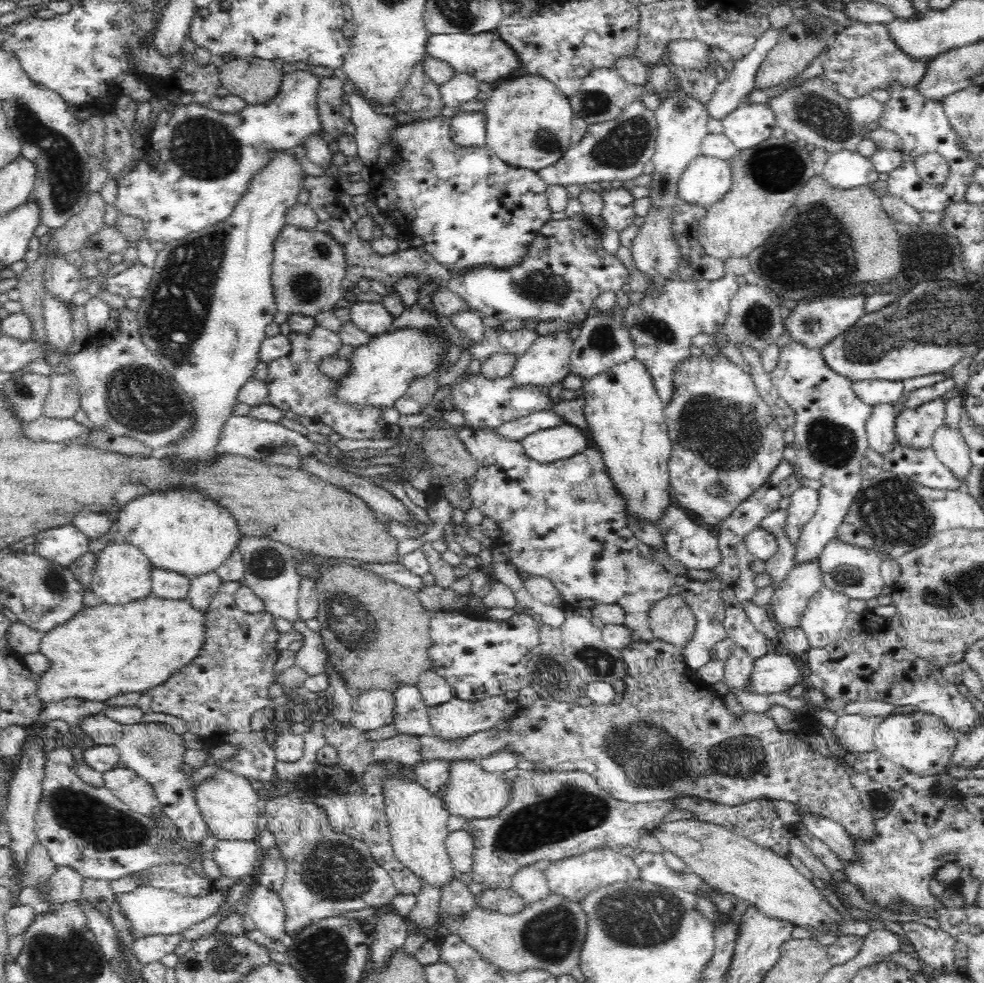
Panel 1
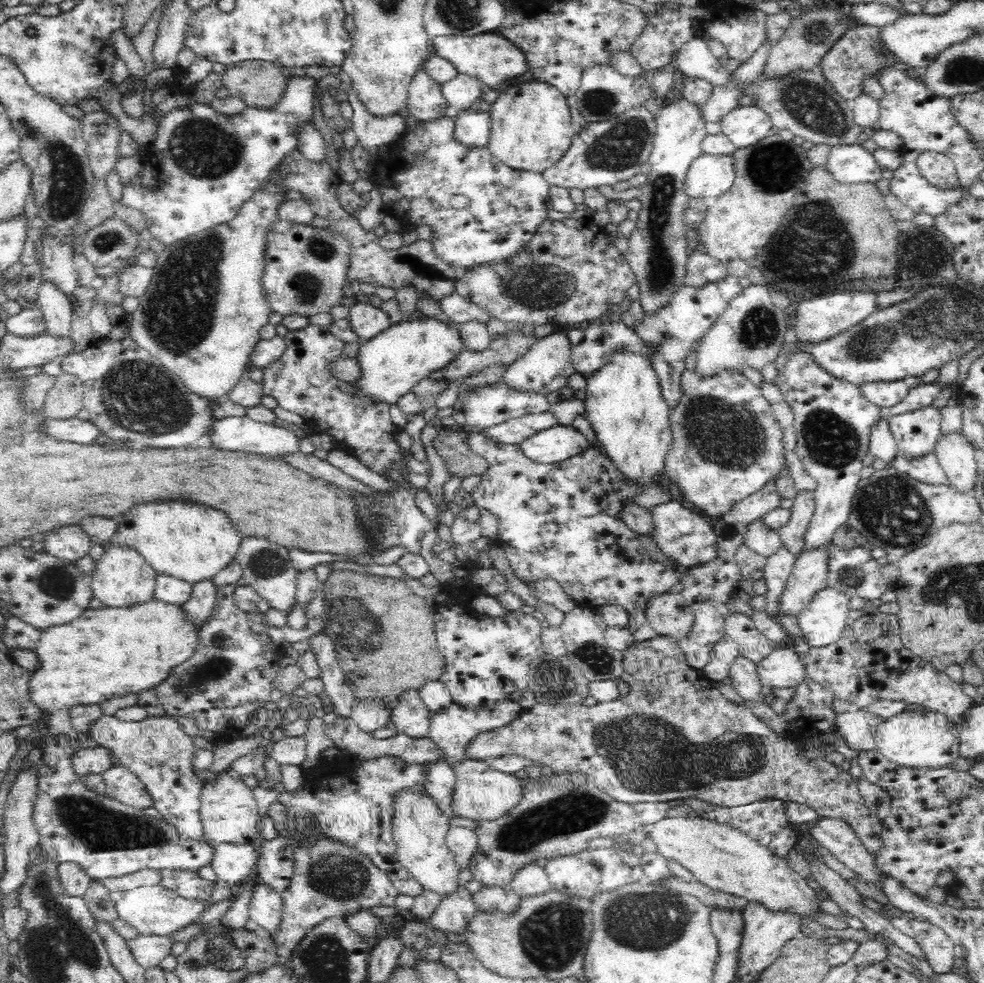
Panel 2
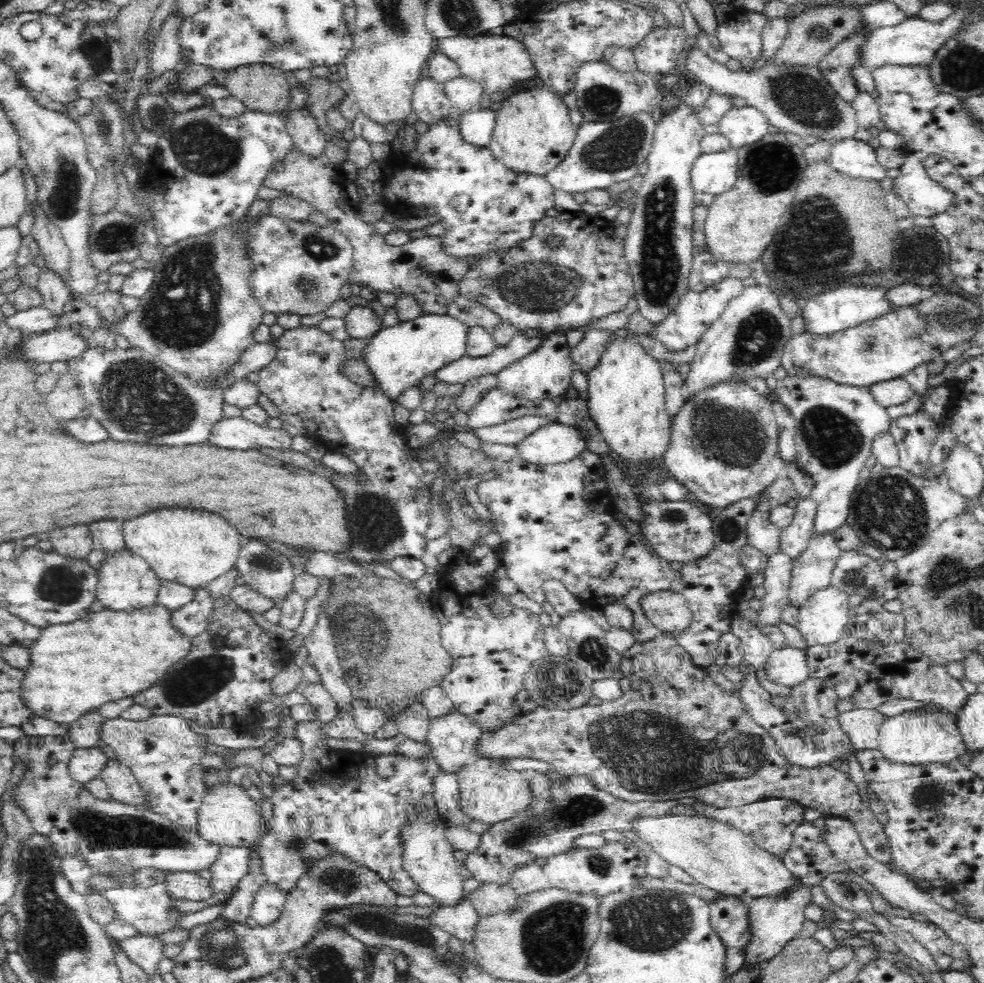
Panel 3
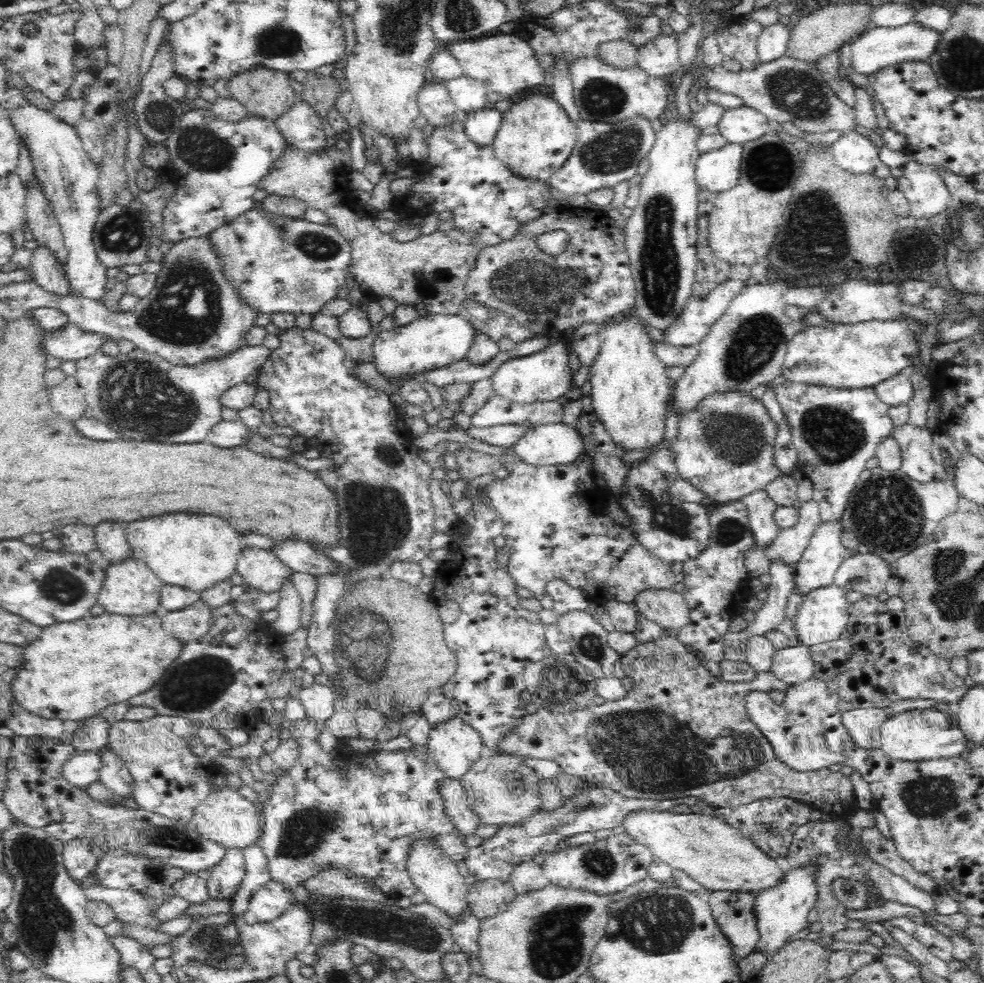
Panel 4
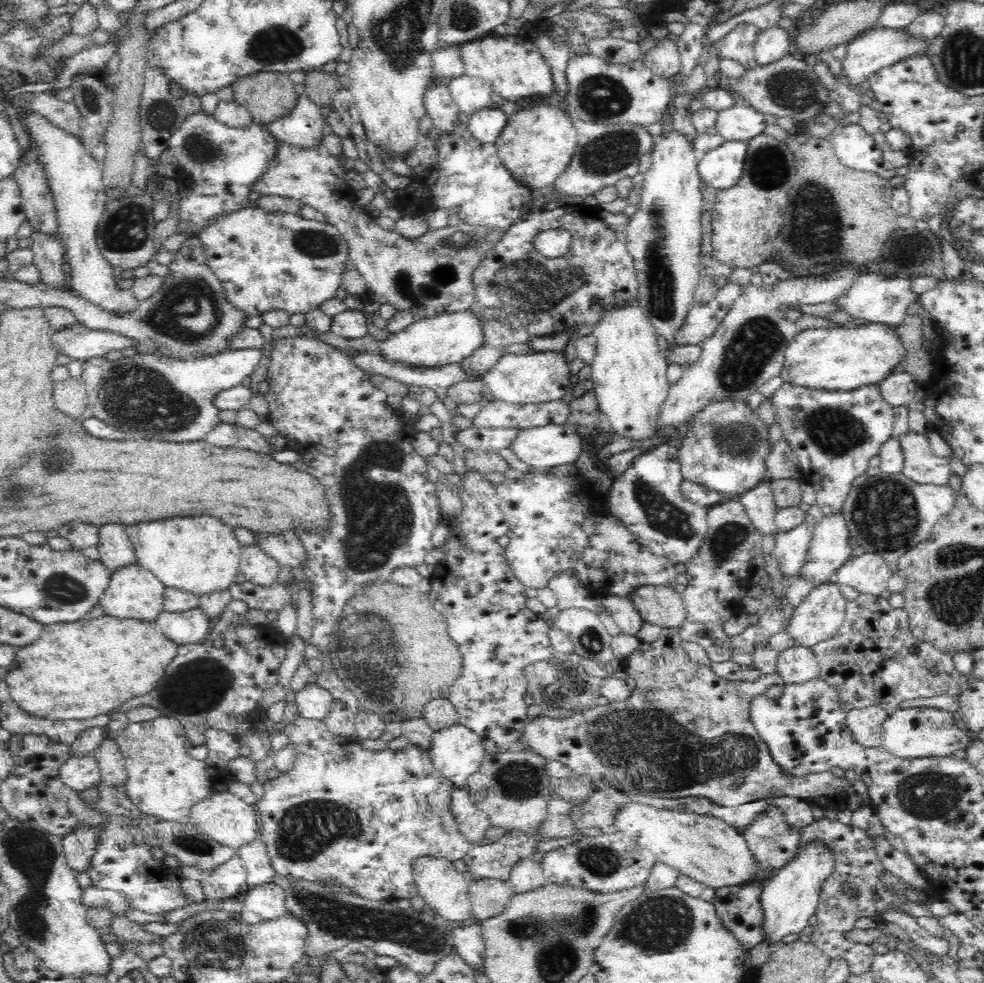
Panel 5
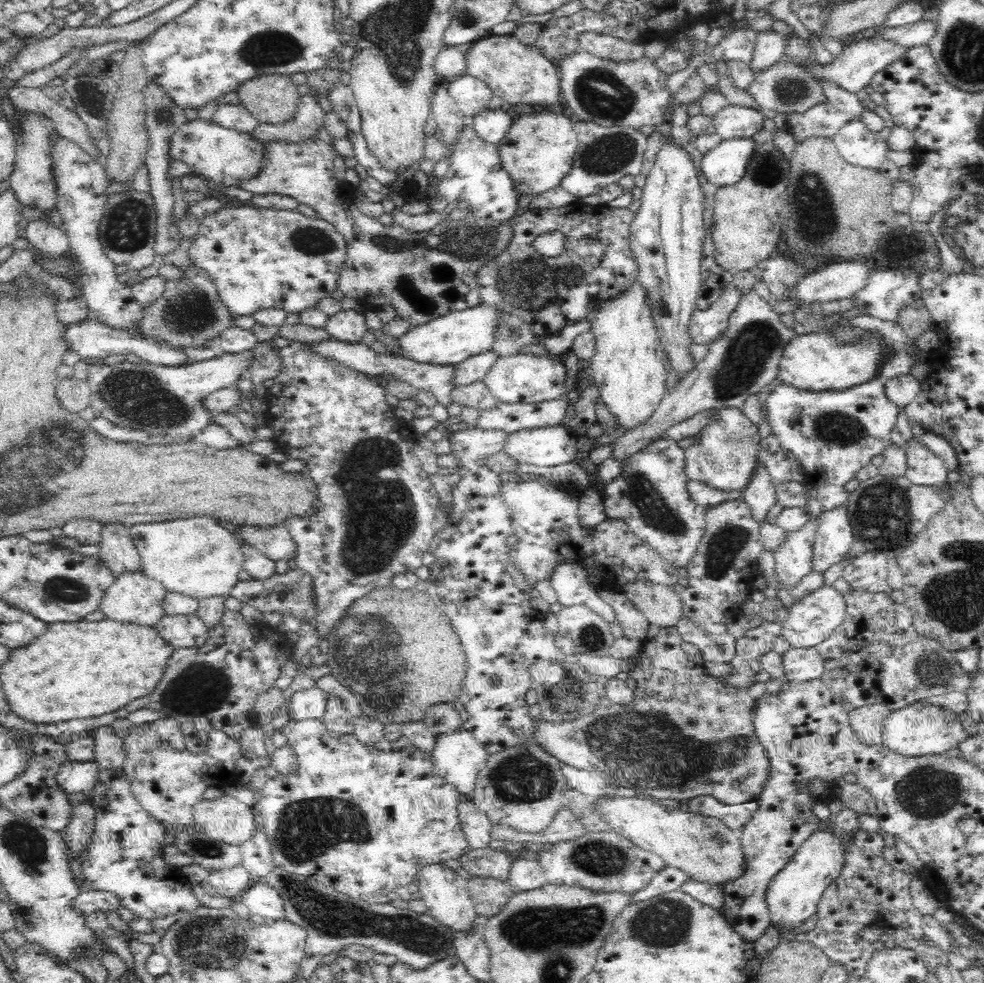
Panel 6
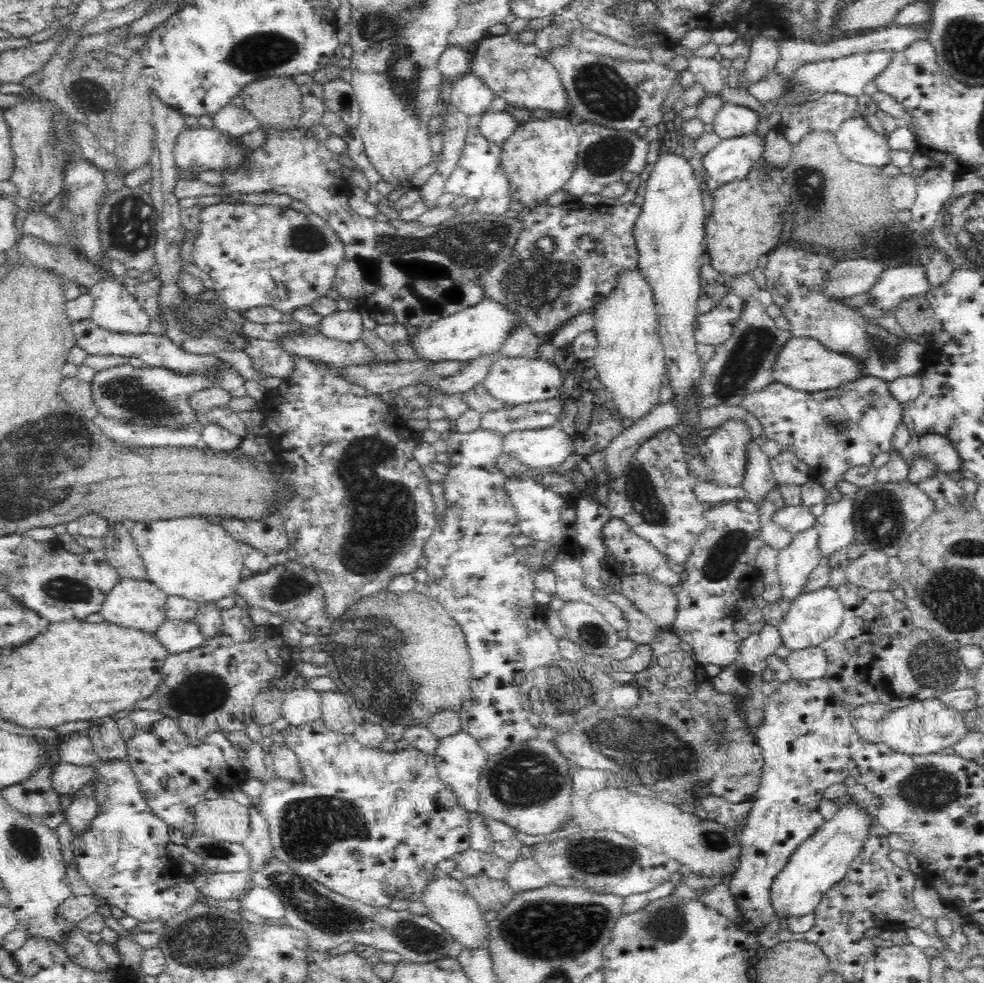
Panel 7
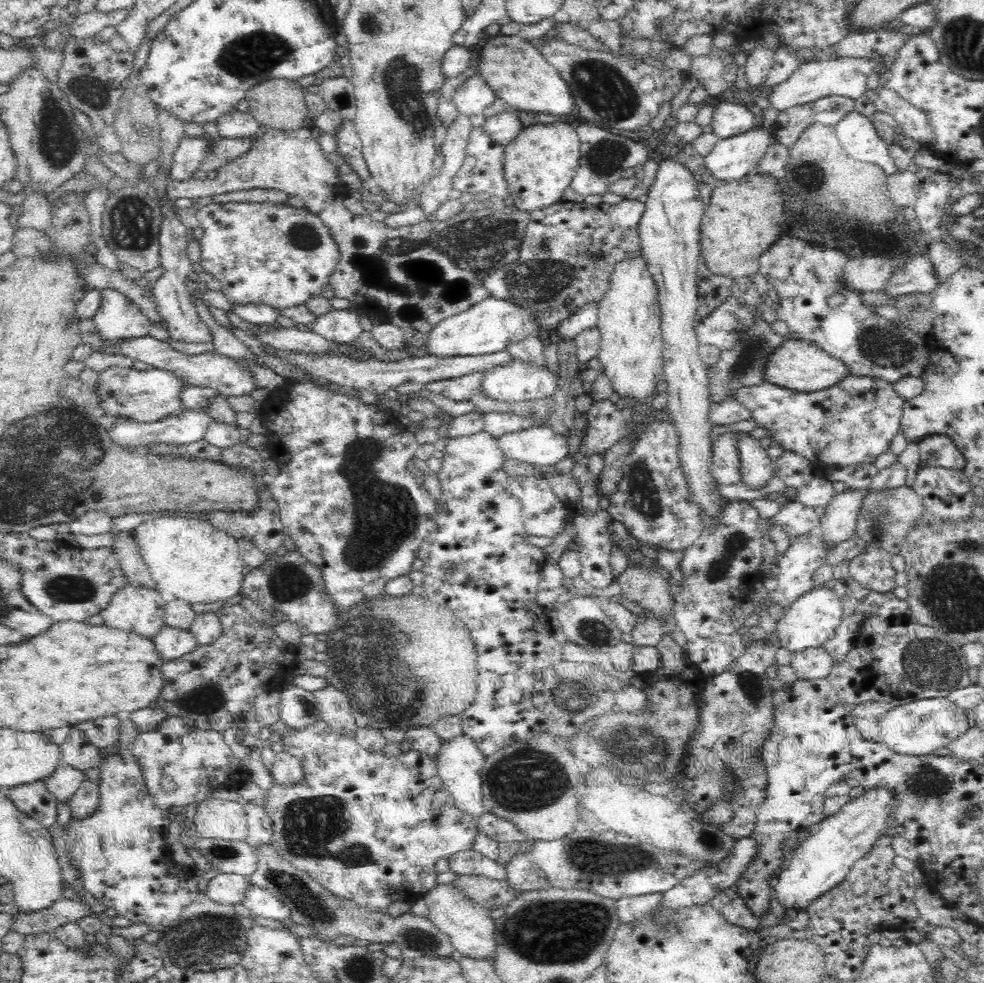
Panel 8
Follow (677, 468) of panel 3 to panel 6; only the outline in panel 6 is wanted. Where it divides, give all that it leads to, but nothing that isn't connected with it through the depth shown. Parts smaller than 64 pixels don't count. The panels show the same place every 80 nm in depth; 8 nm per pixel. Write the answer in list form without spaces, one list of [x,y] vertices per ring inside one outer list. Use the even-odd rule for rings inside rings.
[[[714,408],[712,420],[697,432],[693,444],[684,448],[684,470],[690,481],[700,481],[718,490],[743,490],[750,482],[758,461],[765,454],[760,445],[758,425],[748,419],[742,408]]]

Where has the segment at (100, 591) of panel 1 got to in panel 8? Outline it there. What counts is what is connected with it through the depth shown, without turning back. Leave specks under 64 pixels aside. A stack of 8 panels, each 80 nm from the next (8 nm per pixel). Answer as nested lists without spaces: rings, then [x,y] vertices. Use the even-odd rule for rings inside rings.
[[[127,585],[114,594],[113,600],[106,609],[101,611],[100,616],[104,619],[104,626],[118,628],[126,632],[132,632],[153,639],[160,628],[165,625],[164,614],[165,604],[158,590],[154,588],[144,588],[142,586]]]

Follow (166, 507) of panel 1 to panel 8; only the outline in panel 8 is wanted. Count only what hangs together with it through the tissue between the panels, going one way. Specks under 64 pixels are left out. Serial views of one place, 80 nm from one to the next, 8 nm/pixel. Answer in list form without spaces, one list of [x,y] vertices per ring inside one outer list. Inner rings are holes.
[[[170,515],[144,521],[132,532],[156,582],[156,590],[167,604],[175,600],[190,605],[227,602],[240,595],[247,565],[241,558],[238,540],[208,524],[207,520]]]

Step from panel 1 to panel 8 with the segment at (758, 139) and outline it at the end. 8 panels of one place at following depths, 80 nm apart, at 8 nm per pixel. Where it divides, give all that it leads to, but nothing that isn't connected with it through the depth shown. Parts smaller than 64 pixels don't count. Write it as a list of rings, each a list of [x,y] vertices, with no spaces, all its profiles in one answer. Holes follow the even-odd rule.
[[[719,100],[714,110],[712,133],[720,139],[732,138],[755,128],[755,114],[749,106]]]

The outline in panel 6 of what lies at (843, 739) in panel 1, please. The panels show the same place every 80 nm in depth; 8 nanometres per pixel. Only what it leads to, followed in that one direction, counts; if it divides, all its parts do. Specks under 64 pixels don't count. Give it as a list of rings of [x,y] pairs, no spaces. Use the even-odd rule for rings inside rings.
[[[868,705],[849,712],[849,721],[856,736],[866,745],[883,743],[883,720],[891,711],[886,705]]]

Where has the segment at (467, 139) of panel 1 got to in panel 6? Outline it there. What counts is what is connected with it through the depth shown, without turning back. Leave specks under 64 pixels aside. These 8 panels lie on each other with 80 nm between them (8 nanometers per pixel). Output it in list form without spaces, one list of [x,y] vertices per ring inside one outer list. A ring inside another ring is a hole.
[[[486,109],[474,117],[473,129],[481,140],[498,145],[513,126],[513,118],[504,110]]]

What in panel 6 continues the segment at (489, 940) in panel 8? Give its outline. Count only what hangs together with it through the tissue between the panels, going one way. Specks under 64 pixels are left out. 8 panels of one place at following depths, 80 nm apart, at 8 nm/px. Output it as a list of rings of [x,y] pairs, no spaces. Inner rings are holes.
[[[442,862],[438,864],[428,864],[418,872],[418,884],[421,892],[421,899],[427,909],[427,913],[433,916],[440,924],[454,932],[474,932],[474,920],[478,918],[478,913],[474,908],[474,900],[469,893],[468,879],[460,877],[456,870],[442,867]]]

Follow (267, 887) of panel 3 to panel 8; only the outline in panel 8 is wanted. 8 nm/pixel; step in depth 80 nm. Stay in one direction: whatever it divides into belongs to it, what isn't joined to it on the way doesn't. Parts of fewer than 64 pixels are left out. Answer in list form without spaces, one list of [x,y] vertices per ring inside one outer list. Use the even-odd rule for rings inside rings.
[[[250,884],[247,888],[242,903],[256,916],[284,922],[290,919],[290,907],[282,899],[274,896],[269,890],[258,888],[254,884]]]

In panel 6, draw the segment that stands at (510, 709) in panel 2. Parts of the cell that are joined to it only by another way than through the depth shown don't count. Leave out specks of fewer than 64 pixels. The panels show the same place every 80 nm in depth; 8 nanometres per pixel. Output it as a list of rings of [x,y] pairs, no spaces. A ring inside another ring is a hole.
[[[463,728],[436,735],[432,752],[435,771],[470,802],[474,800],[478,773],[485,767],[488,756],[486,749],[474,738],[474,735]]]

